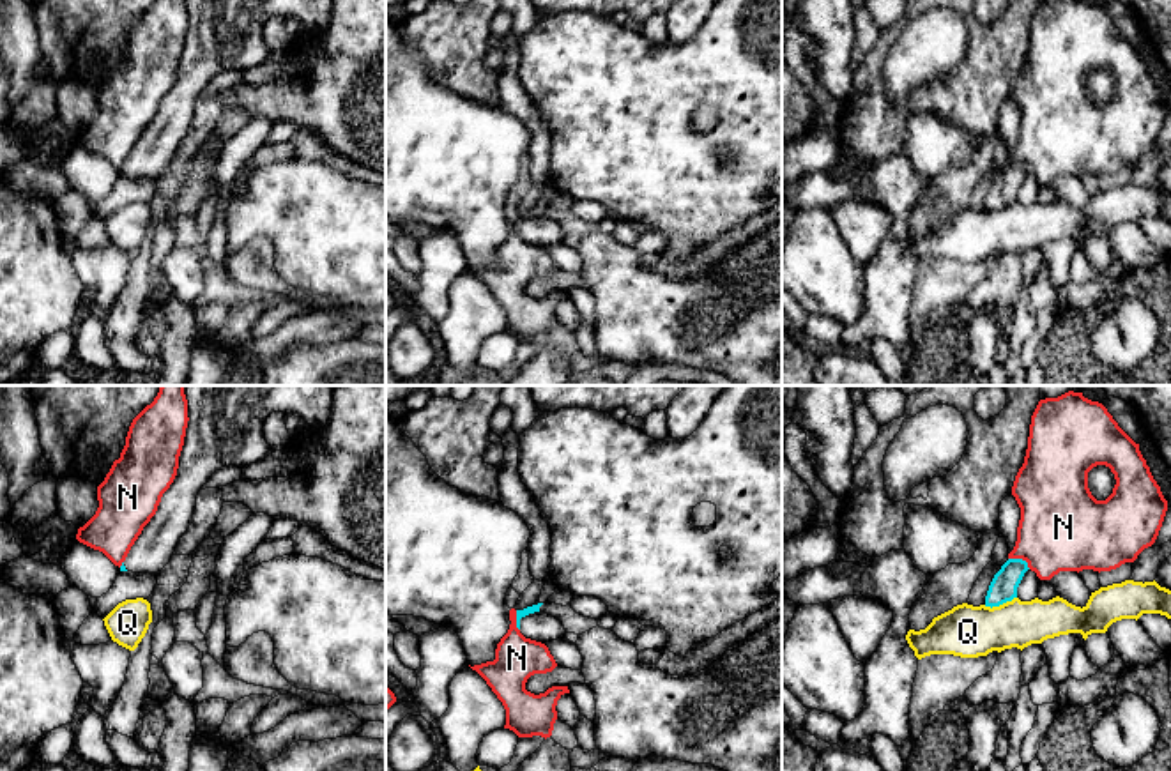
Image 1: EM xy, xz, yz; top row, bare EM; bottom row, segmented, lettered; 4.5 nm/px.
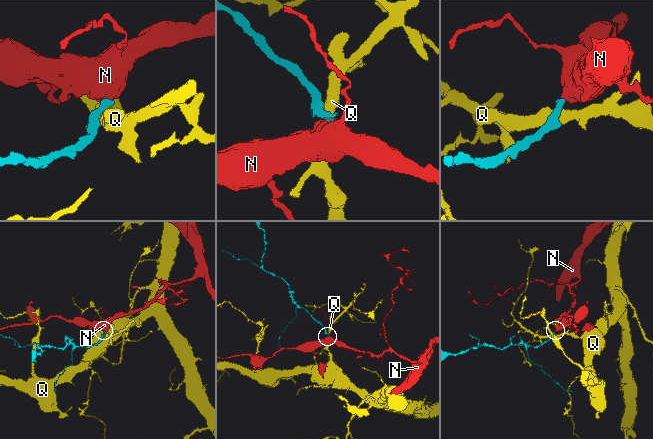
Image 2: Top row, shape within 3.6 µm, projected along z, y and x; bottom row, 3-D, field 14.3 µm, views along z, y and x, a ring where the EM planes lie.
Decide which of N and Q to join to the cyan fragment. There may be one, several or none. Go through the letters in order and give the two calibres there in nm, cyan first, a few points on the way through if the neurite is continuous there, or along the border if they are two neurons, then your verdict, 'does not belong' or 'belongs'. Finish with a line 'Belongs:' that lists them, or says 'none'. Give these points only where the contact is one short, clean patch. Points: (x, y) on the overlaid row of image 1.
N: calibres 130 and 400 nm; border yz (1009, 557), (1019, 557), (1030, 568); does not belong
Q: calibres 130 and 240 nm; border yz (1016, 596), (998, 605), (984, 605); does not belong
Belongs: none

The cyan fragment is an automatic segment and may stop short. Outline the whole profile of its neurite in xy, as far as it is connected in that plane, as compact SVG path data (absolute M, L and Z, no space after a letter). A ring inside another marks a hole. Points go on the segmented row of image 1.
M184 386L188 428L173 483L131 546L120 571L157 573L193 523L196 495L221 467L244 469L272 454L264 421L272 412L299 414L324 428L334 386Z

